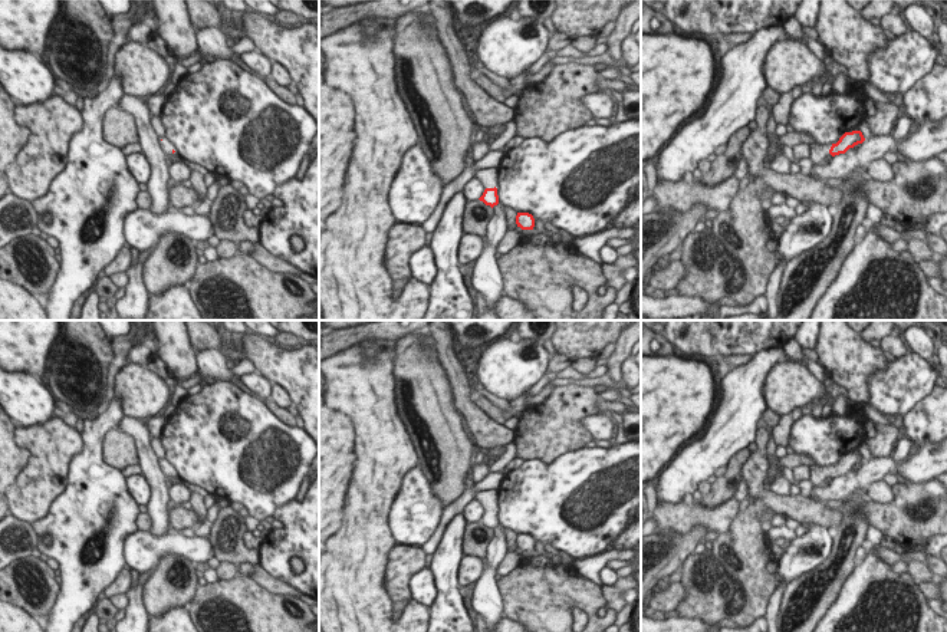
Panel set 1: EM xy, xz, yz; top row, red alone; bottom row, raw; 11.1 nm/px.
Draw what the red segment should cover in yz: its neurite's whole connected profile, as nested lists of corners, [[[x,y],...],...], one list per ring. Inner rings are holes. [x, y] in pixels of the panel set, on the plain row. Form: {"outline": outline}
{"outline": [[[861,452],[845,454],[831,470],[826,467],[810,465],[810,480],[813,484],[821,484],[826,475],[831,475],[832,478],[845,475],[849,470],[854,470],[864,463],[865,460]]]}

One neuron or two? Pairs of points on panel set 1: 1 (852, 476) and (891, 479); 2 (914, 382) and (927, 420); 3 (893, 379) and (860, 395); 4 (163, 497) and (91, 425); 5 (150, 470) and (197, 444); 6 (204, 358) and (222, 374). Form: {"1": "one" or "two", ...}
{"1": "two", "2": "two", "3": "two", "4": "two", "5": "two", "6": "one"}

